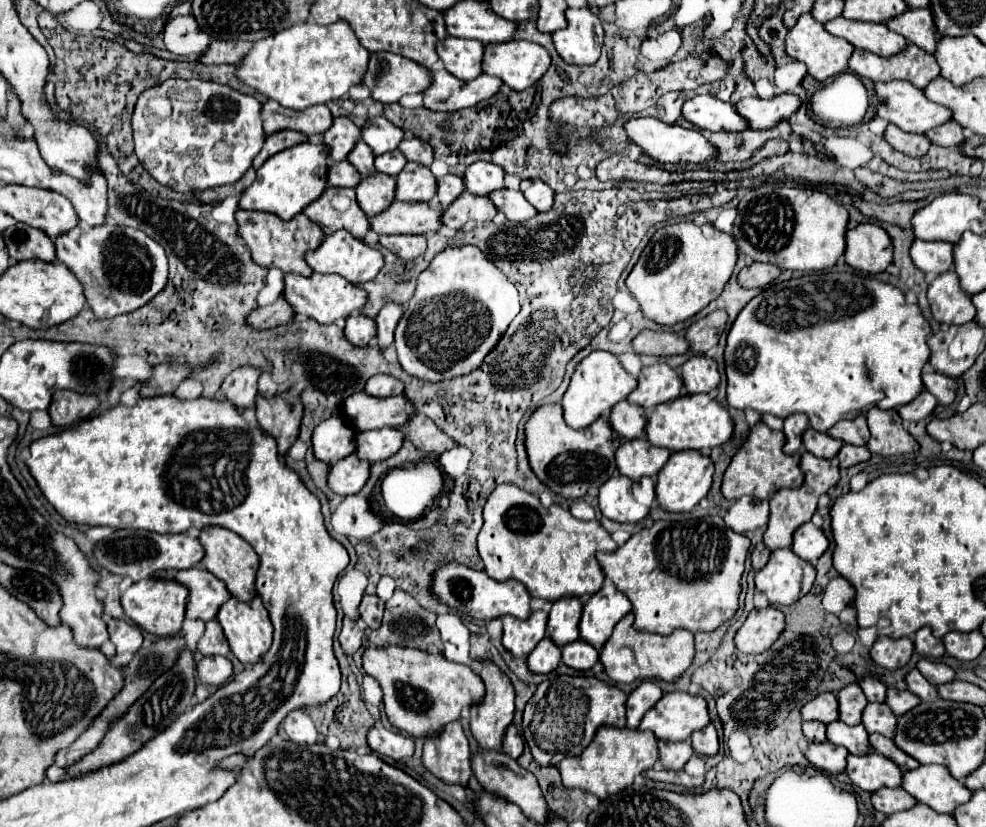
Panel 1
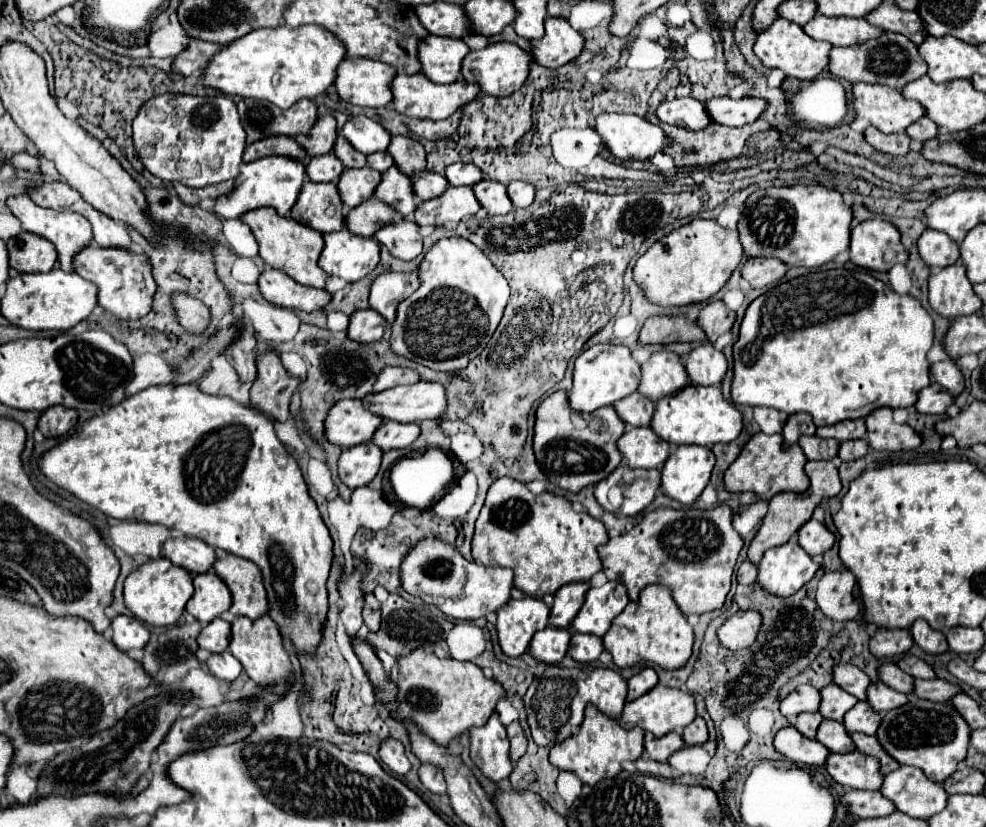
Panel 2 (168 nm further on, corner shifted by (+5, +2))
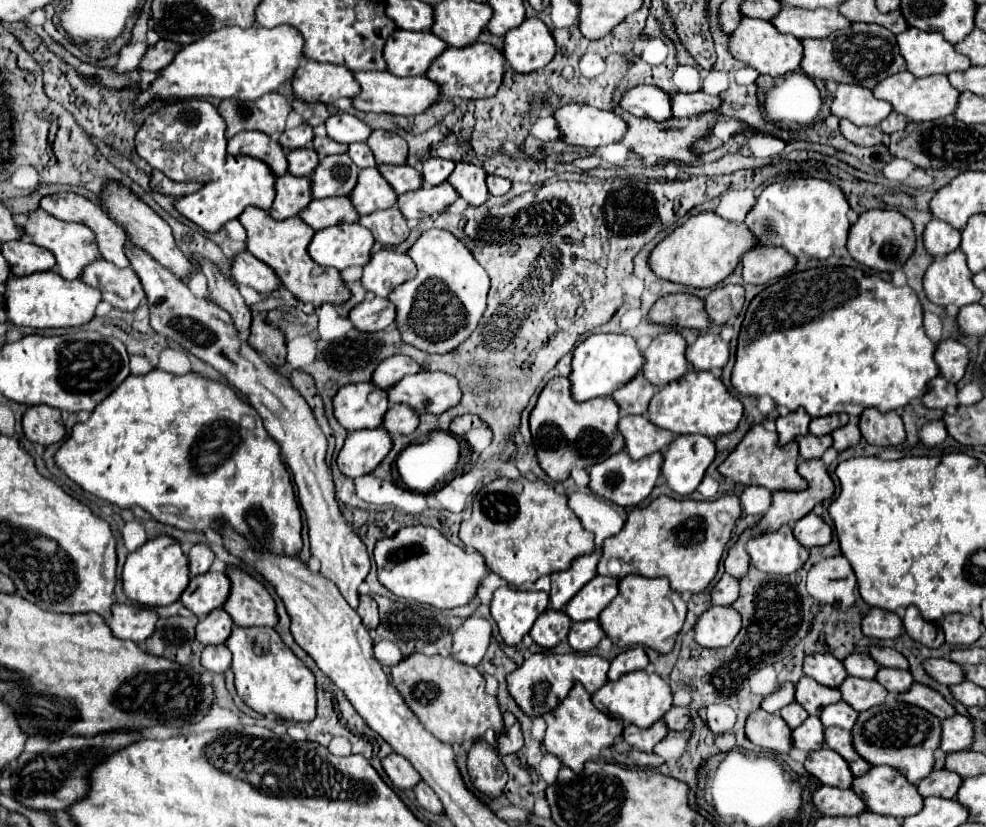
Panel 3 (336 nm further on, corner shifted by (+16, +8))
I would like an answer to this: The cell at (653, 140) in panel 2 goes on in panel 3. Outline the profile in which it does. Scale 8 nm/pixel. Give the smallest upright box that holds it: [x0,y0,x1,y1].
[554,104,626,148]

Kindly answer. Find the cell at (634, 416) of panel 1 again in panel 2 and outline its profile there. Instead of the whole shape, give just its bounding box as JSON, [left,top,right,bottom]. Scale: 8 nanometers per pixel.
[613,392,653,426]

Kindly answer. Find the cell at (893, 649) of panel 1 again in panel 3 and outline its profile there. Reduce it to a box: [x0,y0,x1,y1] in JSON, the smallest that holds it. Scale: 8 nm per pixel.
[862,608,902,638]

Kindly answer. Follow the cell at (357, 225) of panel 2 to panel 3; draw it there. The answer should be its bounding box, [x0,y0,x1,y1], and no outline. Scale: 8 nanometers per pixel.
[300,198,358,230]

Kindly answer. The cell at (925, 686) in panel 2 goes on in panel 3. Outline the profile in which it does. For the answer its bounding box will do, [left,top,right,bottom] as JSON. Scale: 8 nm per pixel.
[876,668,914,694]

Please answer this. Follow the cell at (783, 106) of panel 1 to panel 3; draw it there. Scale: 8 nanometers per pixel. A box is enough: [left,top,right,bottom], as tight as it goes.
[670,90,720,116]

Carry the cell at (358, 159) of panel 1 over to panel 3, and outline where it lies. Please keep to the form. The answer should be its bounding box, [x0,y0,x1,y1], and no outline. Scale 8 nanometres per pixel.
[312,136,348,158]

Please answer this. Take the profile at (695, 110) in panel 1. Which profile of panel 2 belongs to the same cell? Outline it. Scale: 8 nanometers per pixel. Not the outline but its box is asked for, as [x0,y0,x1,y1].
[657,98,713,130]

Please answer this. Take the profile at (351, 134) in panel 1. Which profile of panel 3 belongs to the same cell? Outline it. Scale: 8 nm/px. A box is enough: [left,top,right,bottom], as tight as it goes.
[278,122,314,146]

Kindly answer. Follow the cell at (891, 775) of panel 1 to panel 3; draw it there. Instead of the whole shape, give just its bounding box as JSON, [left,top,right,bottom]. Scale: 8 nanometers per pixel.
[804,748,852,788]

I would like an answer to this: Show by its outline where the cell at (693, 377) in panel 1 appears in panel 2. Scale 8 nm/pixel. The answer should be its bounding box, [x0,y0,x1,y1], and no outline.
[685,344,727,386]

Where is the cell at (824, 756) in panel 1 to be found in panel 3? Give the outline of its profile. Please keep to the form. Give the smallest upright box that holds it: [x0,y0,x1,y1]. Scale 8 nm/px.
[746,710,792,754]

